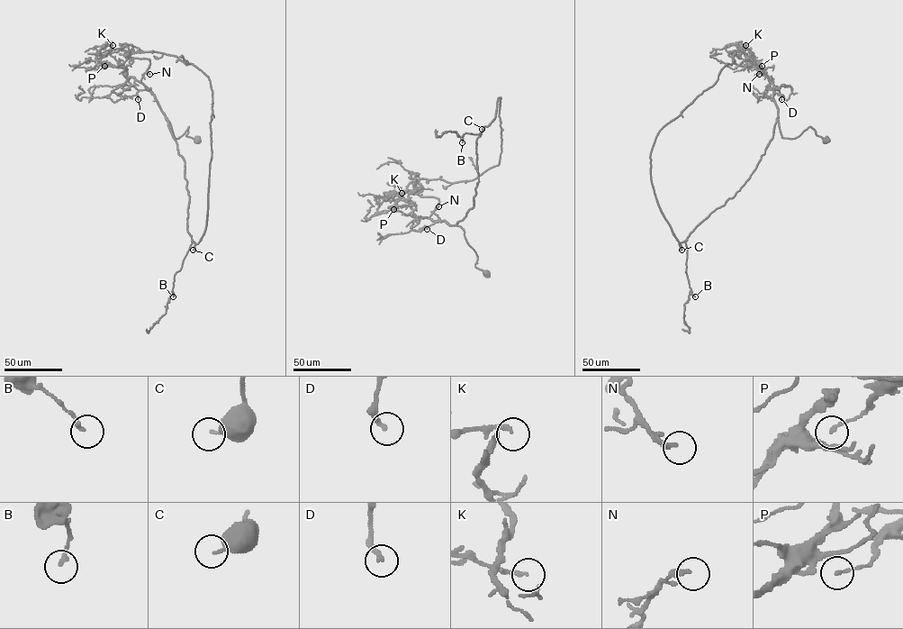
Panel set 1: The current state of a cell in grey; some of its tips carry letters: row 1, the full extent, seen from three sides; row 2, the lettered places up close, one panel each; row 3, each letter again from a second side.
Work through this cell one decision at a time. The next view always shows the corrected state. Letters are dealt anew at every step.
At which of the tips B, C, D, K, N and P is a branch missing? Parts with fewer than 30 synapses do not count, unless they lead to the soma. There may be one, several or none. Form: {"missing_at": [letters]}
{"missing_at": ["K"]}

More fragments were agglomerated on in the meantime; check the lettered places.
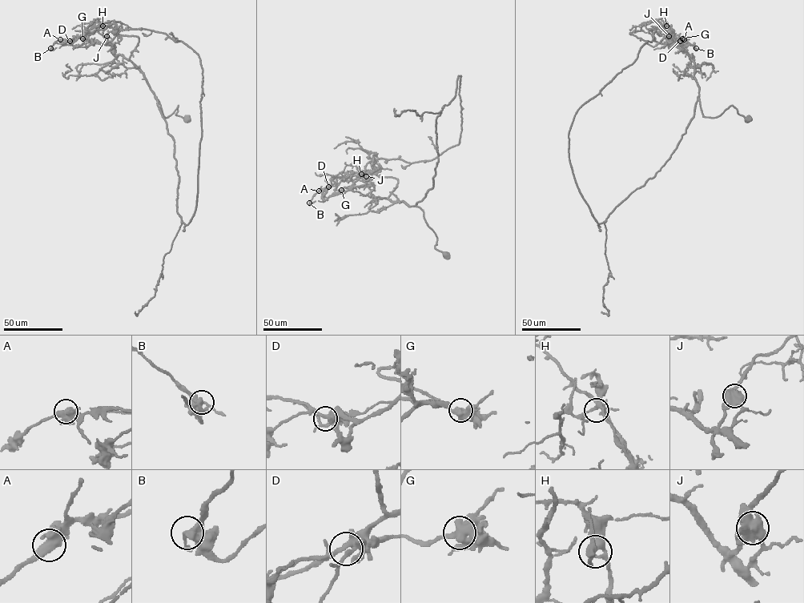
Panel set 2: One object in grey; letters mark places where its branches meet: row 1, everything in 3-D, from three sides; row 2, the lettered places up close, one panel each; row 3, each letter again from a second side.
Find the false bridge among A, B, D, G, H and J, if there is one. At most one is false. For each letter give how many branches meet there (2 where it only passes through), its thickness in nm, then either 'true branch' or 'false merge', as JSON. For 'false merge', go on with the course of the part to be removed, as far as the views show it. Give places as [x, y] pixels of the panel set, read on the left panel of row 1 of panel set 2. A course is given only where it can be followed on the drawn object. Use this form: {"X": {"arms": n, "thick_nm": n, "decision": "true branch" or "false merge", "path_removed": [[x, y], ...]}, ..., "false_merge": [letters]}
{"A": {"arms": 4, "thick_nm": 500, "decision": "true branch"}, "B": {"arms": 3, "thick_nm": 280, "decision": "true branch"}, "D": {"arms": 3, "thick_nm": 320, "decision": "true branch"}, "G": {"arms": 2, "thick_nm": 550, "decision": "true branch"}, "H": {"arms": 3, "thick_nm": 240, "decision": "true branch"}, "J": {"arms": 3, "thick_nm": 600, "decision": "false merge", "path_removed": [[106, 36], [105, 40], [107, 43], [99, 33]]}, "false_merge": ["J"]}

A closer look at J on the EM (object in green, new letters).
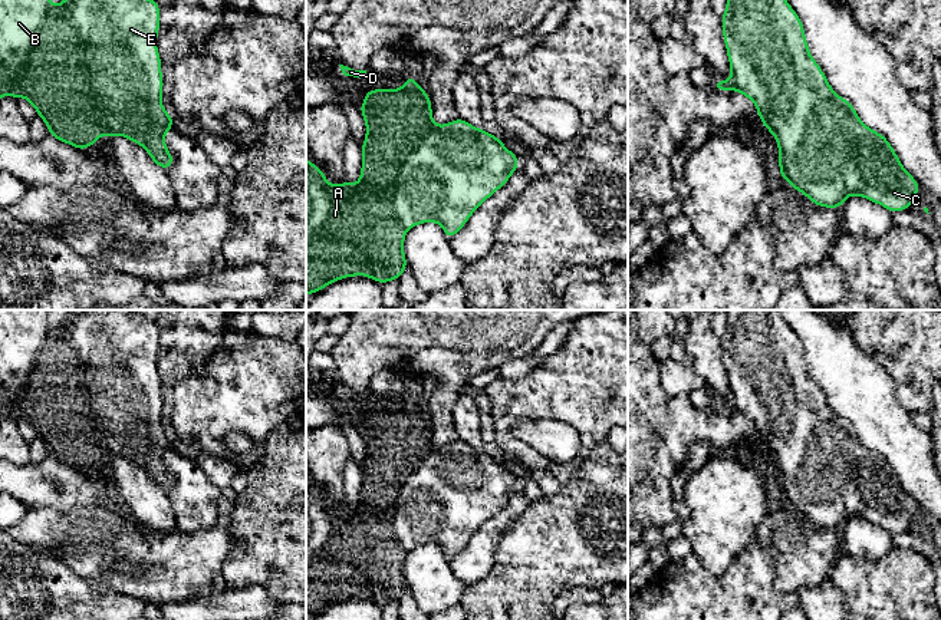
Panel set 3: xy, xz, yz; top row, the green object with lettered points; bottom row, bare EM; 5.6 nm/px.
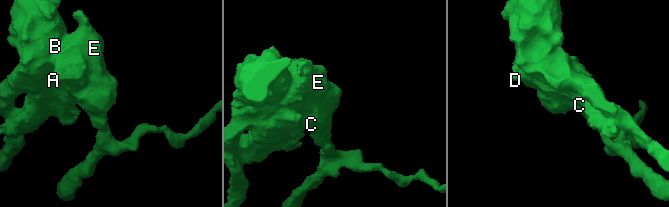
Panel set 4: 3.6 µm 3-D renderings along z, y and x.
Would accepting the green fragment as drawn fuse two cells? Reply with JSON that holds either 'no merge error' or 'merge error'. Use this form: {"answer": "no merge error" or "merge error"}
{"answer": "merge error"}

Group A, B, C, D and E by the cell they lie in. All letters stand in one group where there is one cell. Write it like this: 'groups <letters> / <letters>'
groups A B D / C E

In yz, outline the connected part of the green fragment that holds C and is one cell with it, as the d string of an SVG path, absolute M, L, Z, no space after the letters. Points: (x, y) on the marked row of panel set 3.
M727 0L720 19L733 89L754 102L761 121L779 123L783 112L793 112L793 139L797 146L807 148L806 197L815 205L839 210L849 195L861 195L892 214L912 208L912 199L921 191L919 184L902 166L888 139L863 125L853 105L830 88L823 70L809 53L802 19L786 0Z

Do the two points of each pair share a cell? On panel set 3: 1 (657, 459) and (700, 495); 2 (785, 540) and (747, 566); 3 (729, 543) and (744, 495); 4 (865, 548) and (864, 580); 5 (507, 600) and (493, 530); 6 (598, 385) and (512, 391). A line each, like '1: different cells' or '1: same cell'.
1: different cells
2: different cells
3: same cell
4: different cells
5: different cells
6: same cell

